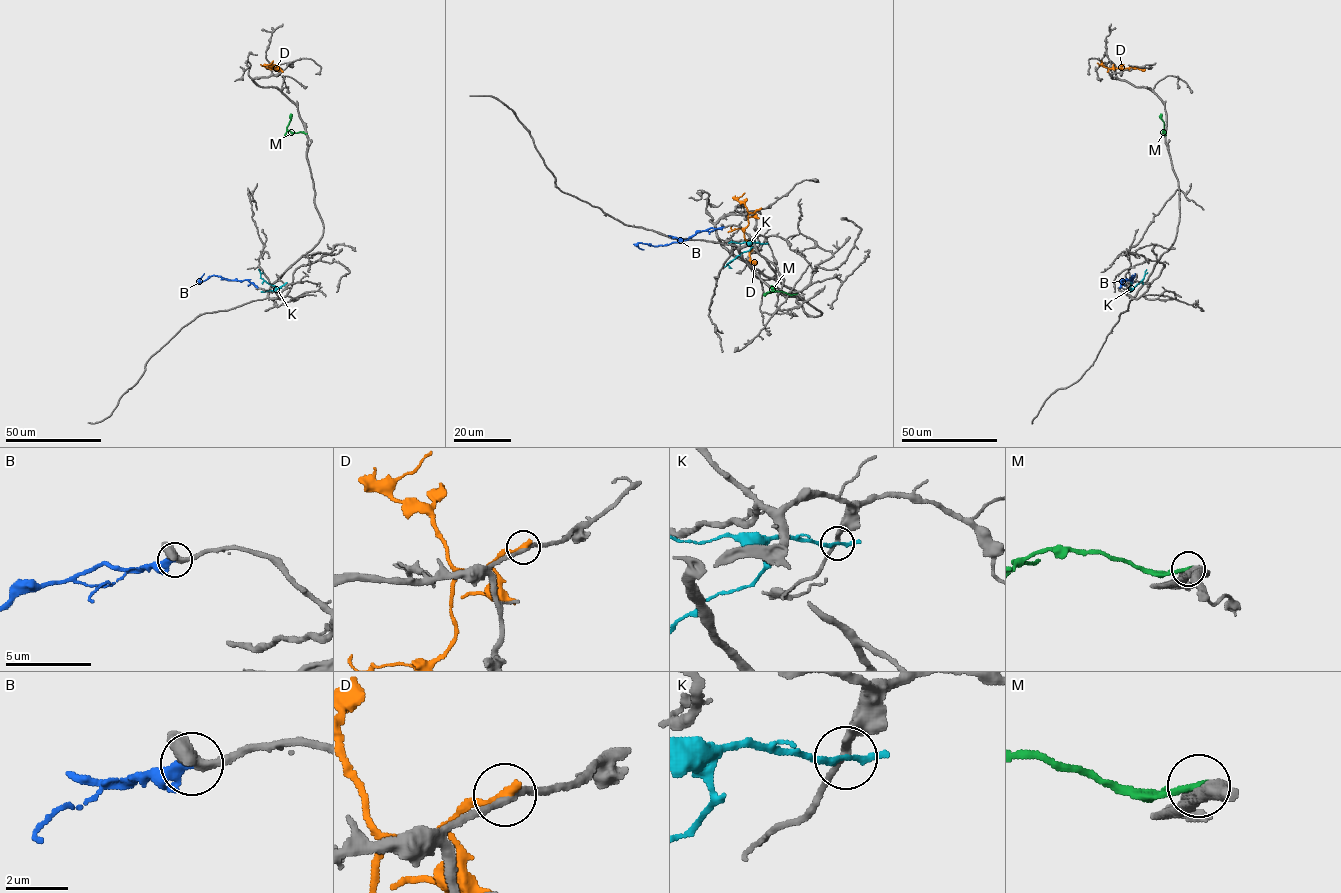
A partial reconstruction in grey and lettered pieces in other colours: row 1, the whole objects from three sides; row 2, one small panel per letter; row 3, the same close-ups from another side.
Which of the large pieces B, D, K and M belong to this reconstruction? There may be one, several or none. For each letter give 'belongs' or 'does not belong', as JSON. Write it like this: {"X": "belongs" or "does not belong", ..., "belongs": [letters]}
{"B": "belongs", "D": "does not belong", "K": "does not belong", "M": "does not belong", "belongs": ["B"]}

